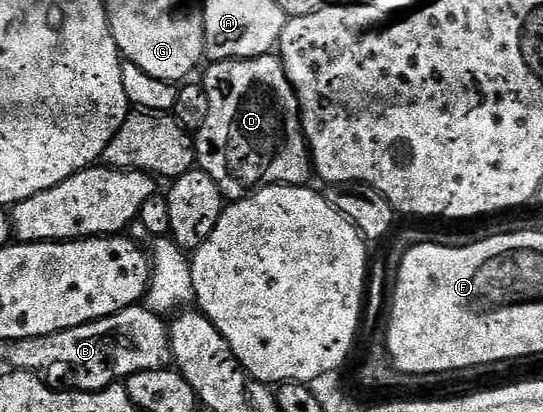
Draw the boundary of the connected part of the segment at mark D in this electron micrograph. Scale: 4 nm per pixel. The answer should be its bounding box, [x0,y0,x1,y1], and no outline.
[194,53,313,203]

